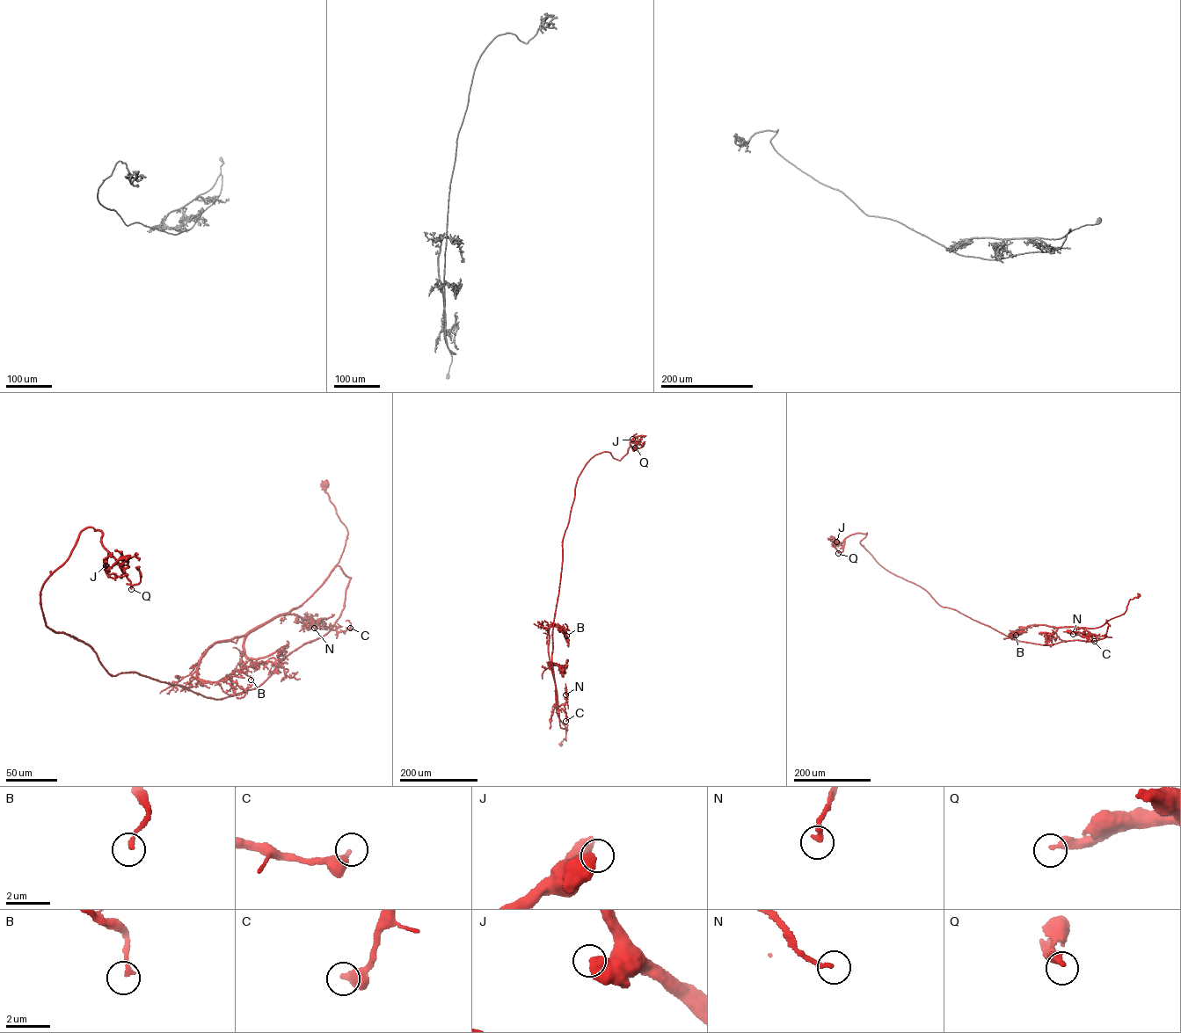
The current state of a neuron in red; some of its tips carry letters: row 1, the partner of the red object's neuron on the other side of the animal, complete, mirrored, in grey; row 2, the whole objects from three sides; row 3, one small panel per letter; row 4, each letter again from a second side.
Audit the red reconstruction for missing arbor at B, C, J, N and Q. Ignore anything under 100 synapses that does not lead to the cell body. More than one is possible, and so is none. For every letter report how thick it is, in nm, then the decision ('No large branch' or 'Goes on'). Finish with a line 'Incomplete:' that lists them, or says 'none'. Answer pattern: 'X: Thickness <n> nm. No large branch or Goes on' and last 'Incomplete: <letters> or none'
B: Thickness 180 nm. No large branch
C: Thickness 280 nm. No large branch
J: Thickness 650 nm. No large branch
N: Thickness 240 nm. No large branch
Q: Thickness 360 nm. Goes on
Incomplete: Q

